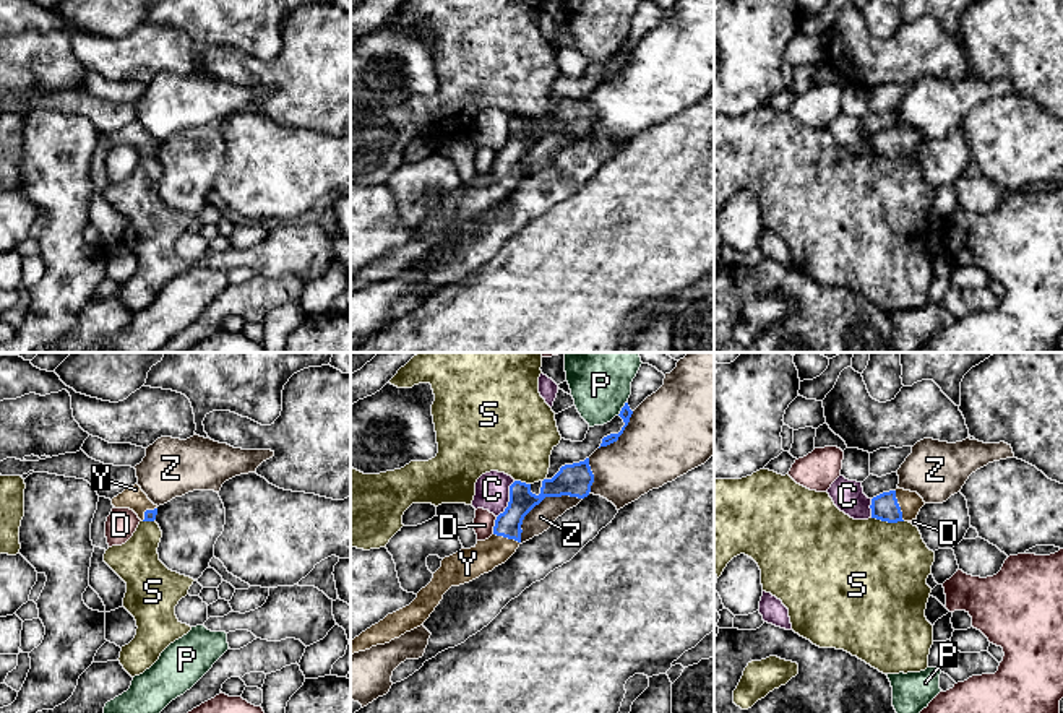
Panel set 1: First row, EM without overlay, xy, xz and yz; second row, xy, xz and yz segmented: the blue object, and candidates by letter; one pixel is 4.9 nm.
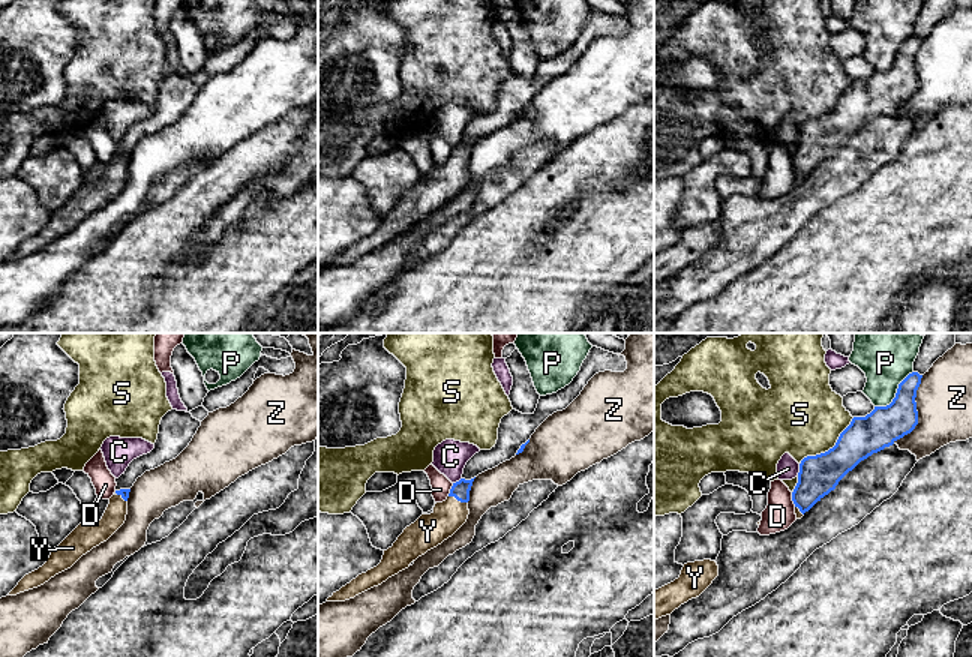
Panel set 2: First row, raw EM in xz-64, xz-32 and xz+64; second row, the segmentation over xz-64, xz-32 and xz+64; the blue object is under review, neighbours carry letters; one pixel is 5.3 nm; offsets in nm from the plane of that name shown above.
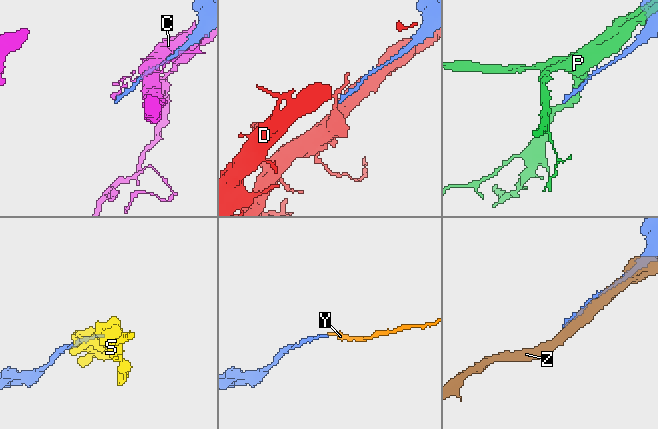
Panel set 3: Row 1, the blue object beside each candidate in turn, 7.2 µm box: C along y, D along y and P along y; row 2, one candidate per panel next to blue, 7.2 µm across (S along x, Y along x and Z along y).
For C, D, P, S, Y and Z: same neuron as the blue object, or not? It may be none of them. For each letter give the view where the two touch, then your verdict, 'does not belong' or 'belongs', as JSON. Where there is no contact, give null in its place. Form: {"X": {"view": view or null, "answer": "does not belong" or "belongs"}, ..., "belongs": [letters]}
{"C": {"view": "xz", "answer": "does not belong"}, "D": {"view": "xz", "answer": "does not belong"}, "P": {"view": "xz", "answer": "does not belong"}, "S": {"view": "yz", "answer": "does not belong"}, "Y": {"view": "yz", "answer": "belongs"}, "Z": {"view": "xz", "answer": "does not belong"}, "belongs": ["Y"]}

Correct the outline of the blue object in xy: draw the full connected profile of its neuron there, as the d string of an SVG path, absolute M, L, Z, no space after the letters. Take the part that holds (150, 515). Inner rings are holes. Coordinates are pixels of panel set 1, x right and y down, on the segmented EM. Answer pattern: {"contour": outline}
{"contour": "M138 484L125 489L122 494L112 499L115 508L133 510L141 521L154 521L157 515L157 505L154 505Z"}

